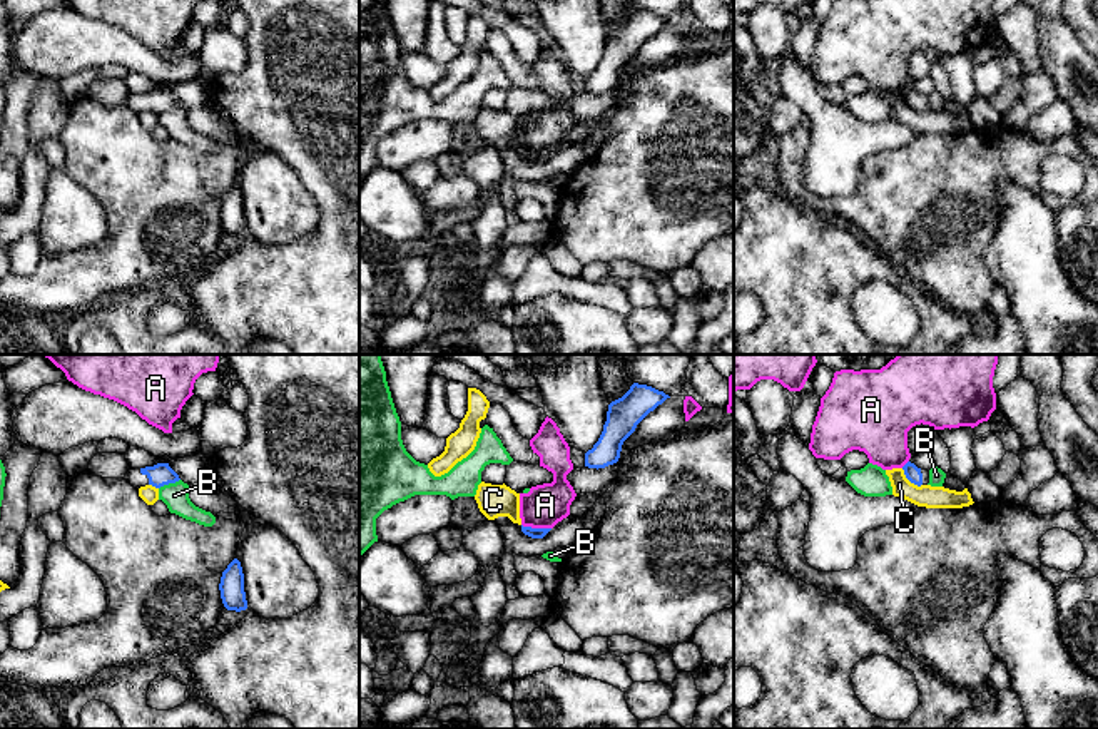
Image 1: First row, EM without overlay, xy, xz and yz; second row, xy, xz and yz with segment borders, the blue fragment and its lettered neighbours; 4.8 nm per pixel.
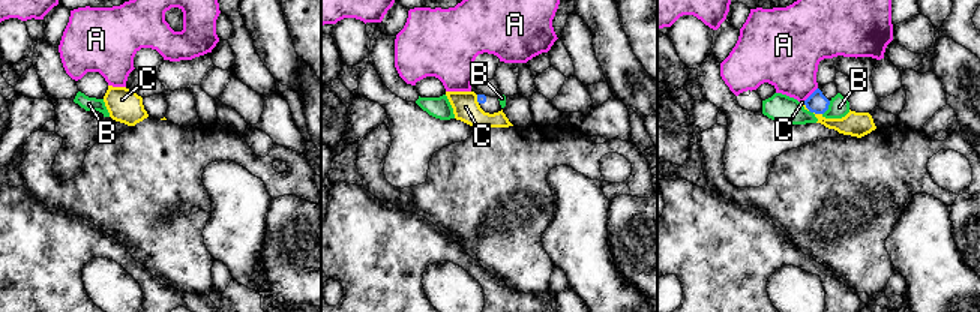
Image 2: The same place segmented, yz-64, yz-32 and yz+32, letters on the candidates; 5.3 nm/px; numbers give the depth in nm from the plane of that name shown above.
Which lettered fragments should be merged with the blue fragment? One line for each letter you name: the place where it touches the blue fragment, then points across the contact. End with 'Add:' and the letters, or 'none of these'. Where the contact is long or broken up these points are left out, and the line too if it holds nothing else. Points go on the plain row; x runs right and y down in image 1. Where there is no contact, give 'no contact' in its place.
Add: none of these

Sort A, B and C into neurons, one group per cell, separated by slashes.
A / B / C

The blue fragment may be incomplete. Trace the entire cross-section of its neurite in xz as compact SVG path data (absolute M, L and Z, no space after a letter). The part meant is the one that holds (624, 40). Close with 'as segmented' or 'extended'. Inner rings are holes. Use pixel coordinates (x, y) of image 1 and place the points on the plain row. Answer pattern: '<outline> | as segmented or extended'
M633 8L622 23L608 30L603 57L593 74L585 79L585 92L598 95L617 89L623 67L667 23L670 22L663 17Z | as segmented

